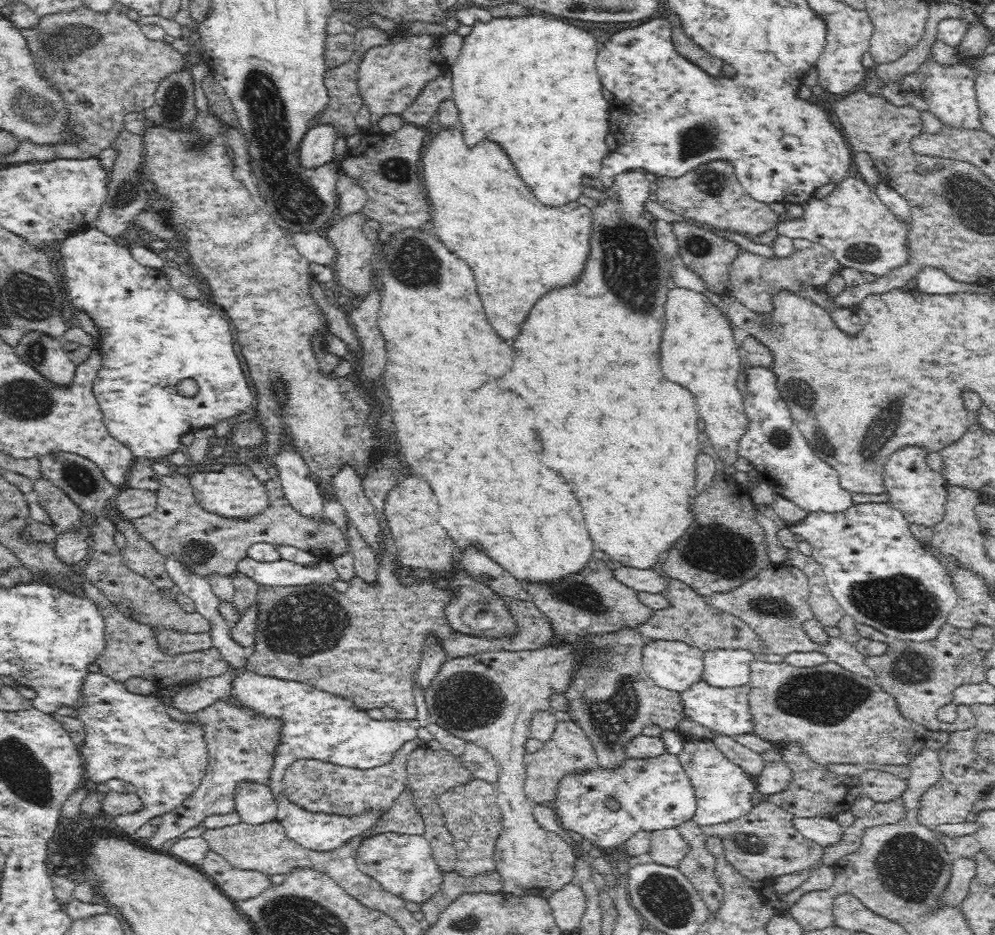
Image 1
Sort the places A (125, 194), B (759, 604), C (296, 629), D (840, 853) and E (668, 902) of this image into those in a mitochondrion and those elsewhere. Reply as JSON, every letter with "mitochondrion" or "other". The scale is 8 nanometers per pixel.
{"A":"mitochondrion","B":"mitochondrion","C":"mitochondrion","D":"other","E":"mitochondrion"}

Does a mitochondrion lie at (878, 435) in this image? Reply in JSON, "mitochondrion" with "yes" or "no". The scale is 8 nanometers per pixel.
{"mitochondrion":"yes"}

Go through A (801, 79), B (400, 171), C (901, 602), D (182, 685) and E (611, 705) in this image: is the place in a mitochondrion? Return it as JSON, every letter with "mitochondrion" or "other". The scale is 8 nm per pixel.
{"A":"other","B":"mitochondrion","C":"mitochondrion","D":"other","E":"mitochondrion"}

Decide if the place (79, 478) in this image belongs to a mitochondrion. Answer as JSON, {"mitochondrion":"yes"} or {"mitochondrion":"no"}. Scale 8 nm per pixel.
{"mitochondrion":"yes"}

